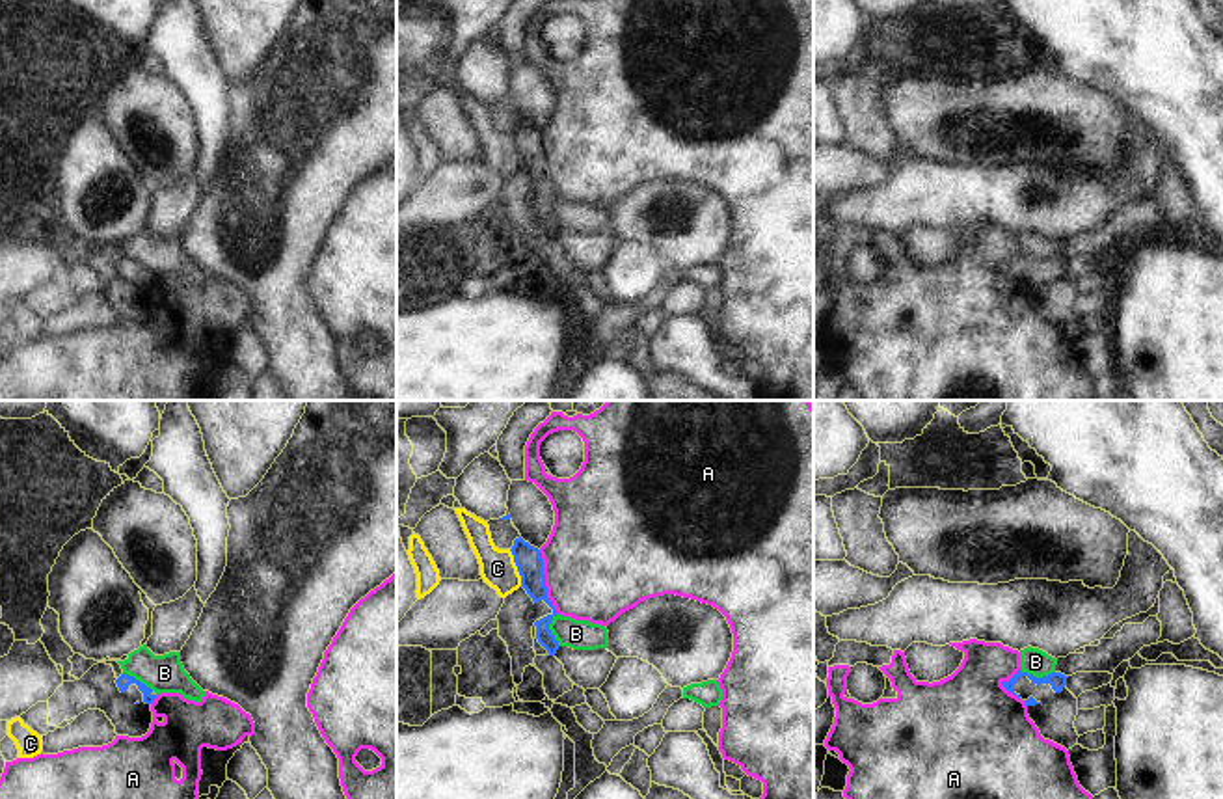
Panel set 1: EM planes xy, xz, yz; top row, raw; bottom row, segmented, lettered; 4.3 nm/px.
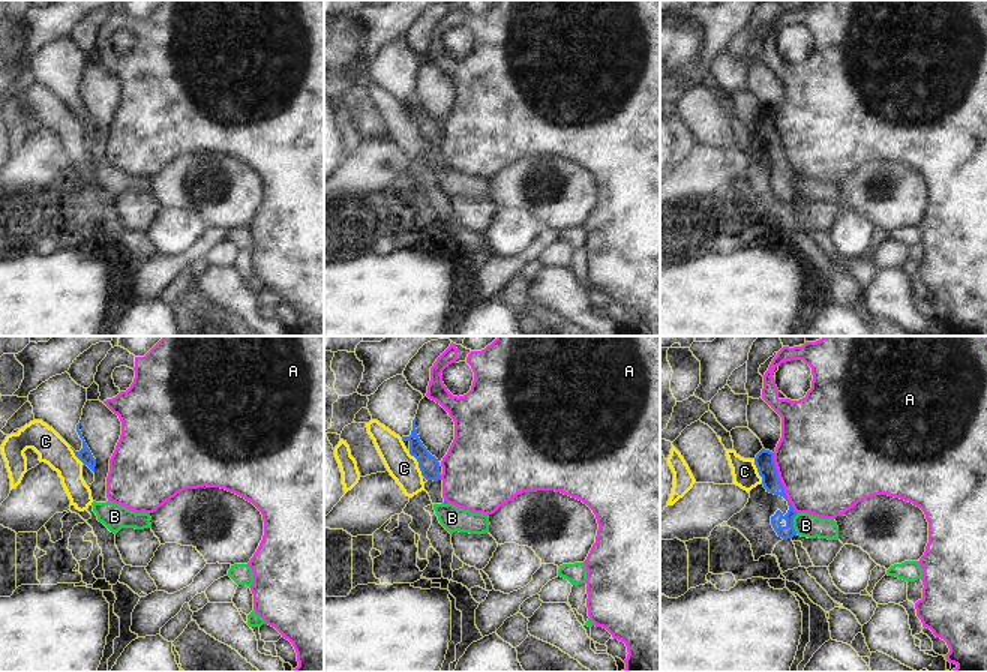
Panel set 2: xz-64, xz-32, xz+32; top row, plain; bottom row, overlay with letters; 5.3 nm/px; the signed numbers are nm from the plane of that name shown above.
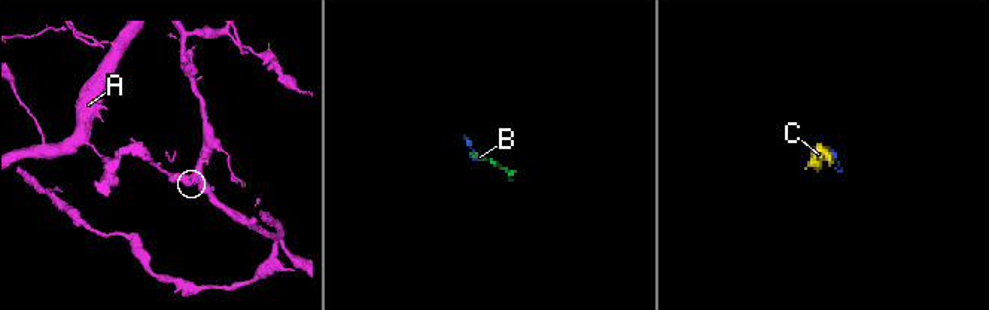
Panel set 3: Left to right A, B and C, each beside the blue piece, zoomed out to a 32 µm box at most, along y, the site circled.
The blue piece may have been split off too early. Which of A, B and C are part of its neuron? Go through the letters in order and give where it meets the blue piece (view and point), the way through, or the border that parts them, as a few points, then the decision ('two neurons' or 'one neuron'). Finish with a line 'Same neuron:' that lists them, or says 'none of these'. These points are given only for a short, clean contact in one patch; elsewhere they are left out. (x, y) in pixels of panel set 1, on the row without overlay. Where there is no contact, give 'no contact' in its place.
A: xz (544, 164) | along xz (538, 133), (544, 144), (546, 179), (559, 196) | two neurons
B: xz (550, 213) | along xz (557, 196), (550, 215), (559, 228) | two neurons
C: xz (518, 151) | along xz (509, 133), (522, 168) | two neurons
Same neuron: none of these

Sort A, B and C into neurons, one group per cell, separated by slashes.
A / B C

